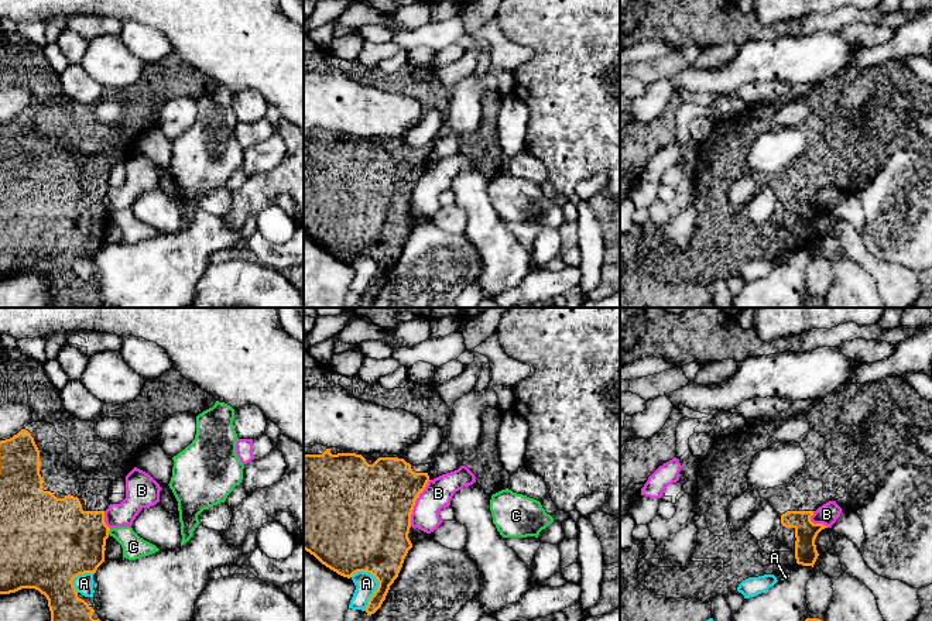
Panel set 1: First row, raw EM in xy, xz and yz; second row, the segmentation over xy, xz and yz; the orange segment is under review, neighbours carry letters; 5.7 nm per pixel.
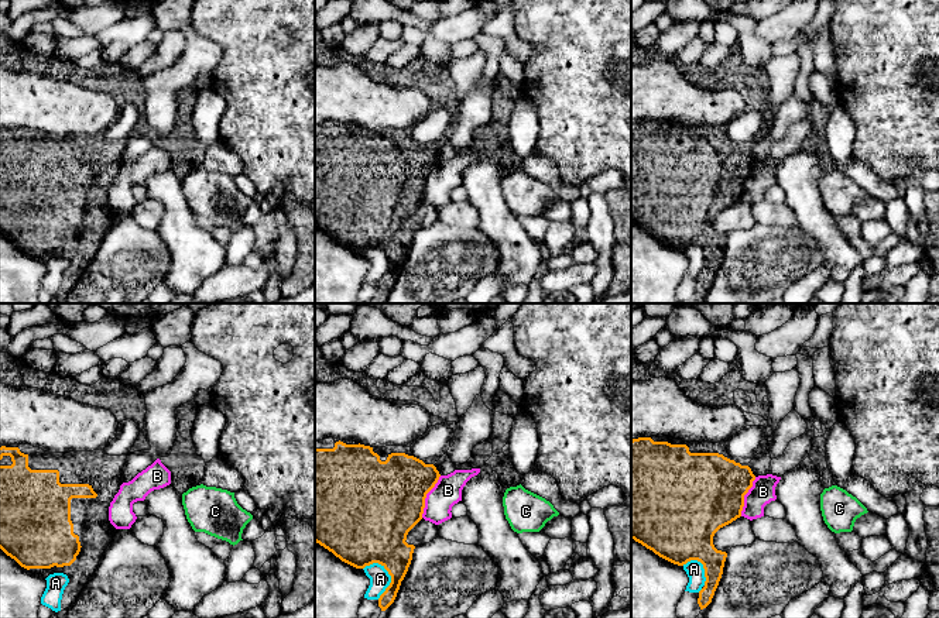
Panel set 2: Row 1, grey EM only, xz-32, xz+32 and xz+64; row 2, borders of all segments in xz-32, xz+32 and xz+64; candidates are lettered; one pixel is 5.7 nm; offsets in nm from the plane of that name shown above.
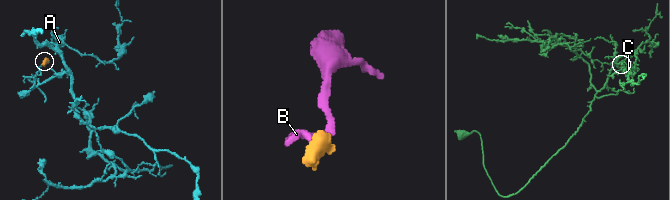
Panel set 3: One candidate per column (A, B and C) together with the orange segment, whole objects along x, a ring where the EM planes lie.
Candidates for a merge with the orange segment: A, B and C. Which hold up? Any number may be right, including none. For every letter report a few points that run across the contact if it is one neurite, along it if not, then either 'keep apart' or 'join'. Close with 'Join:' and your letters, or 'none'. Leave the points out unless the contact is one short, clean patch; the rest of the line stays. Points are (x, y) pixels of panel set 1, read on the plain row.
A: keep apart
B: xz (429, 164), (415, 185), (410, 209) | keep apart
C: xy (110, 213), (108, 218) | keep apart
Join: none

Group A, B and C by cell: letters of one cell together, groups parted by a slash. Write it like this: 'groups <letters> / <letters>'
groups A / B / C

